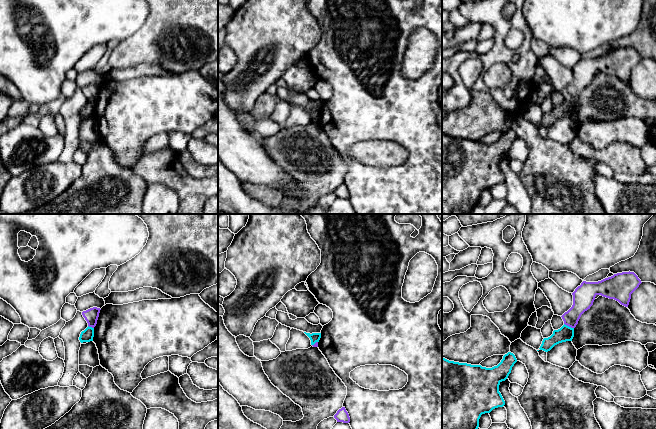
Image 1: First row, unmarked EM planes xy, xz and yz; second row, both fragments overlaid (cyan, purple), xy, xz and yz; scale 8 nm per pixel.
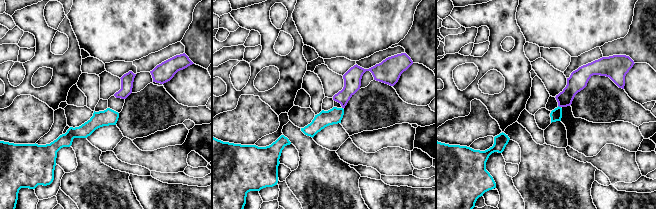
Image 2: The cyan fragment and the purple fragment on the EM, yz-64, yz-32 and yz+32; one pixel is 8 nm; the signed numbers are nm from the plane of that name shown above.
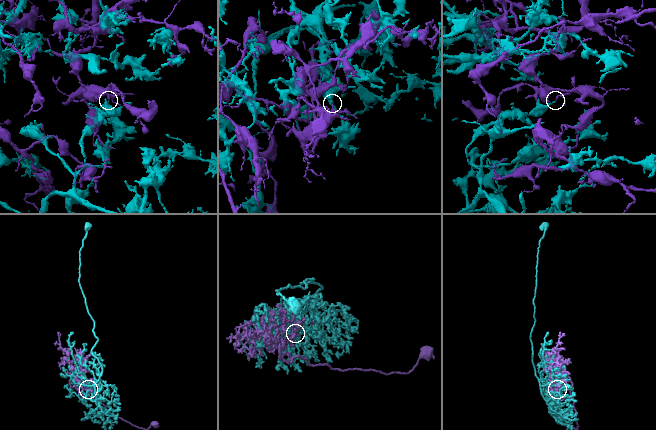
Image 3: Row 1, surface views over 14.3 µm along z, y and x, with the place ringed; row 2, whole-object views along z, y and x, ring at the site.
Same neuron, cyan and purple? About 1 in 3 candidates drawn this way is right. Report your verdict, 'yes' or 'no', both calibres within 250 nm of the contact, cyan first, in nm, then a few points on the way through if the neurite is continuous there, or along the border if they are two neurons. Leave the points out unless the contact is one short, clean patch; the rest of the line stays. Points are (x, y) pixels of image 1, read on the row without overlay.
no | 120/170 nm

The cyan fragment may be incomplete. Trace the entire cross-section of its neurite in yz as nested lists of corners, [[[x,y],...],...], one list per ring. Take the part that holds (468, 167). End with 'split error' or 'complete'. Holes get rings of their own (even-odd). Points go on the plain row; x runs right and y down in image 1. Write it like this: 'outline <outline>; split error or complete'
outline [[[511,128],[492,144],[449,137],[442,133],[442,214],[469,214],[478,205],[482,190],[505,181],[499,161],[508,154],[516,138]]]; complete

